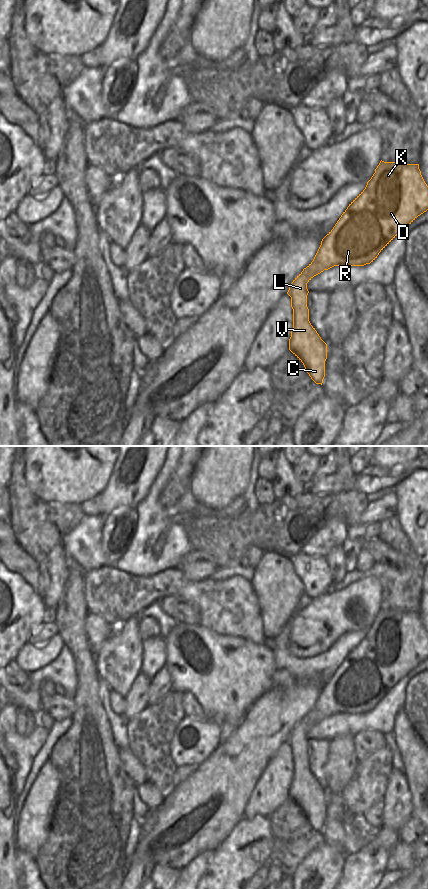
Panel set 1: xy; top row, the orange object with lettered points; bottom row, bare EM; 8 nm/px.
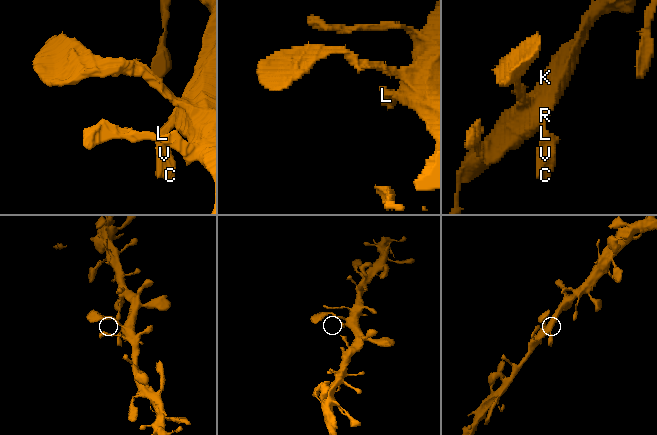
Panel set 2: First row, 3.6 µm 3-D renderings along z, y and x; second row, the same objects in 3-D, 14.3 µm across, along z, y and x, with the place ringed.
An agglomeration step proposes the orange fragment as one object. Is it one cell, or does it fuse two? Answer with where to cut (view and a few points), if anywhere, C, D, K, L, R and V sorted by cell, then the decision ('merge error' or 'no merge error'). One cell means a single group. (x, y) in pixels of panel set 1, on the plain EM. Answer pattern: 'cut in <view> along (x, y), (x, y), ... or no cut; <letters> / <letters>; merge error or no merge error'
no cut; C D K L R V; no merge error

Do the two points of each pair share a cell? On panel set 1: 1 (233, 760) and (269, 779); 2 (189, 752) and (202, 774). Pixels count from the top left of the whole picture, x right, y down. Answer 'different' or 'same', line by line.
1: different
2: different

